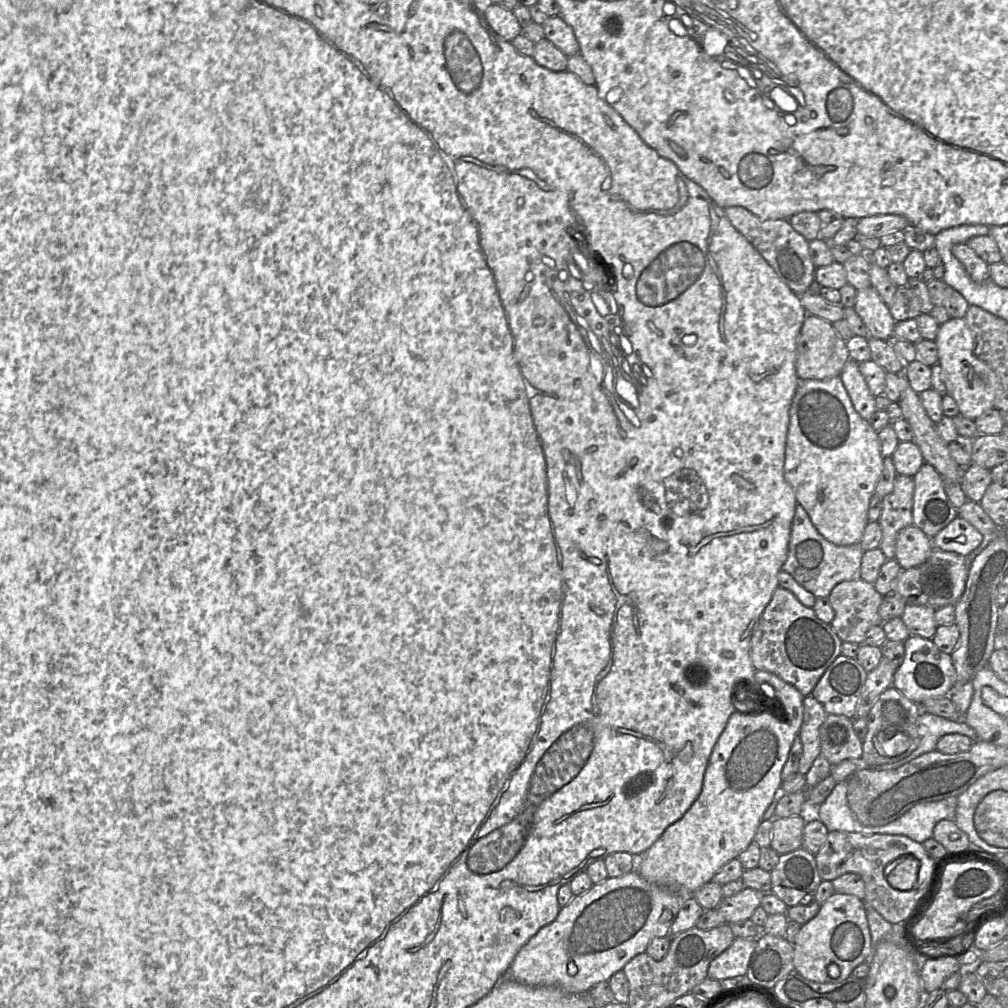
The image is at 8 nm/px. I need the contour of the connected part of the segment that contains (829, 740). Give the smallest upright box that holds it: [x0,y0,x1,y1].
[820,714,862,766]

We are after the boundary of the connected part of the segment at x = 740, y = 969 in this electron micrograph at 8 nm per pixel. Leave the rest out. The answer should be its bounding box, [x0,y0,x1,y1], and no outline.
[707,938,757,980]

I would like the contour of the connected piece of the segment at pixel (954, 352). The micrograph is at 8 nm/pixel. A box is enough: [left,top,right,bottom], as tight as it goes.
[935,318,997,421]

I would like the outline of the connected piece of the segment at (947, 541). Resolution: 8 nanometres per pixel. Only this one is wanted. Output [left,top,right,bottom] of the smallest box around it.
[931,516,983,556]

